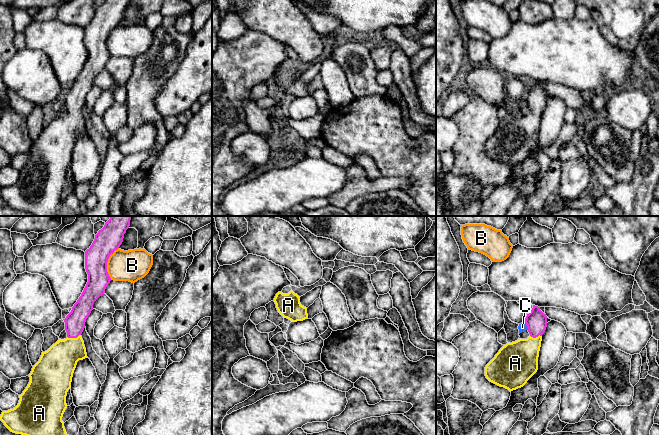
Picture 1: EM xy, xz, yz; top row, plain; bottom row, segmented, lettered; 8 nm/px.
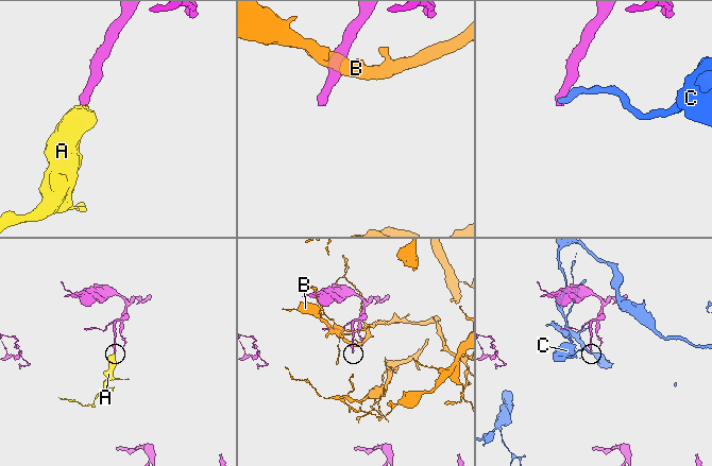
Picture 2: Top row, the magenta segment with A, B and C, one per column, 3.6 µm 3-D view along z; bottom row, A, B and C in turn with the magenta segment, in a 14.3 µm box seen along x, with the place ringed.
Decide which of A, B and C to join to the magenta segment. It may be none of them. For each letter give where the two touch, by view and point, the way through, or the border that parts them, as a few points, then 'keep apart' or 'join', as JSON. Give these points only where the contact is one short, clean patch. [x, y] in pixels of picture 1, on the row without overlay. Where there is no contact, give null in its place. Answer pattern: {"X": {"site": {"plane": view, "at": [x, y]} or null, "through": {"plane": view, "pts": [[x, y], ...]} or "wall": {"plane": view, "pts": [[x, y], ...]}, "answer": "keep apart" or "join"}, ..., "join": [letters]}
{"A": {"site": {"plane": "xy", "at": [73, 113]}, "through": {"plane": "xy", "pts": [[75, 97], [73, 113], [73, 122], [58, 139]]}, "answer": "join"}, "B": {"site": {"plane": "xy", "at": [106, 39]}, "answer": "keep apart"}, "C": {"site": {"plane": "yz", "at": [526, 100]}, "answer": "keep apart"}, "join": ["A"]}

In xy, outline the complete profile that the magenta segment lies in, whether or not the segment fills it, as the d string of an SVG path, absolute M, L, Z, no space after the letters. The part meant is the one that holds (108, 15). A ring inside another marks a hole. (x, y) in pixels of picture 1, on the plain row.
M105 0L85 27L85 45L88 58L66 92L67 114L59 115L47 127L29 150L30 158L18 181L3 187L0 196L13 209L33 216L66 216L63 190L67 184L66 172L77 138L87 133L82 115L85 98L93 86L94 78L105 69L111 57L107 38L123 18L130 0Z

